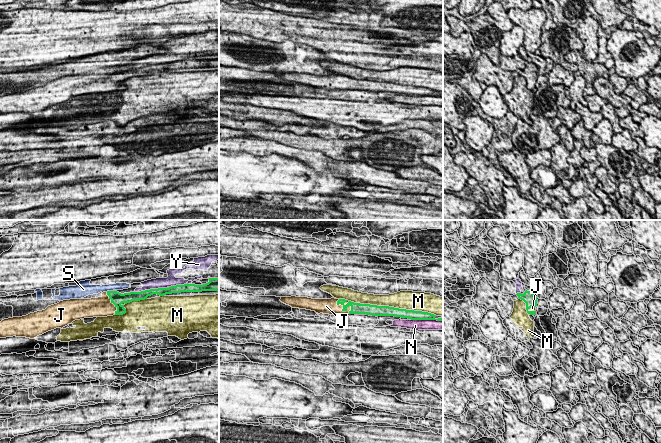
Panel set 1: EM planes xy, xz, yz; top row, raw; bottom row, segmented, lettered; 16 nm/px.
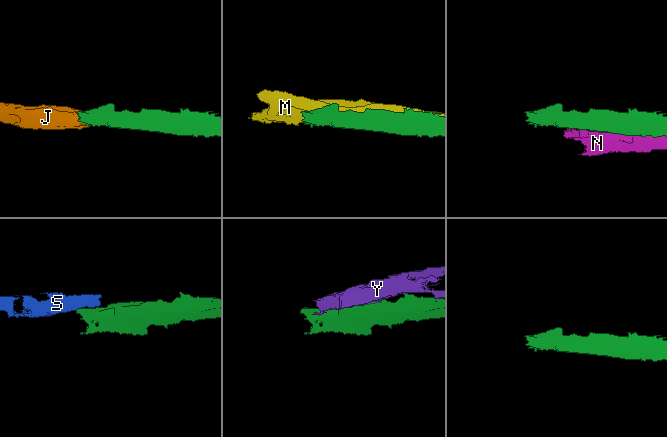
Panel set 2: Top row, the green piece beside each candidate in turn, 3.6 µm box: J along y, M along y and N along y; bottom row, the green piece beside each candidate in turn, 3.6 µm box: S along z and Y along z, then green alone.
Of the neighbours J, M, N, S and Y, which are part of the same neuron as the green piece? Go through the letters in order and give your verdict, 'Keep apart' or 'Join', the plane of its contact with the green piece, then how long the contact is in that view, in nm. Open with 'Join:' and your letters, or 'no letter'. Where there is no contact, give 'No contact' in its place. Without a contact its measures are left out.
Join: J
J: Join. Touches green in xz. Shared border 300 nm
M: Keep apart. Touches green in xz. Shared border 1600 nm
N: Keep apart. Touches green in xz. Shared border 500 nm
S: Keep apart. Touches green in xy. Shared border 110 nm
Y: Keep apart. Touches green in xy. Shared border 500 nm

